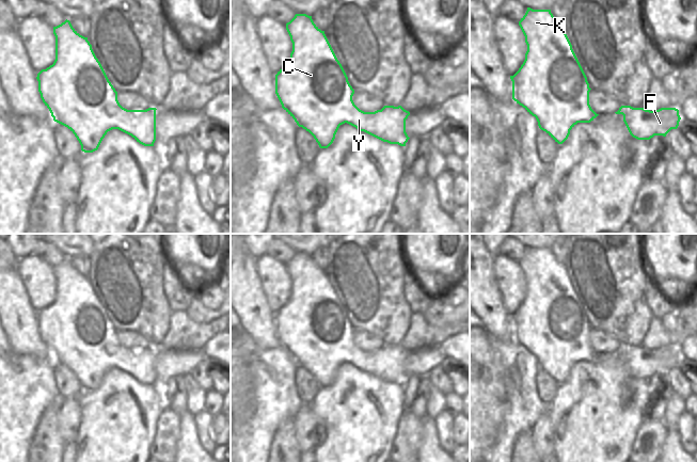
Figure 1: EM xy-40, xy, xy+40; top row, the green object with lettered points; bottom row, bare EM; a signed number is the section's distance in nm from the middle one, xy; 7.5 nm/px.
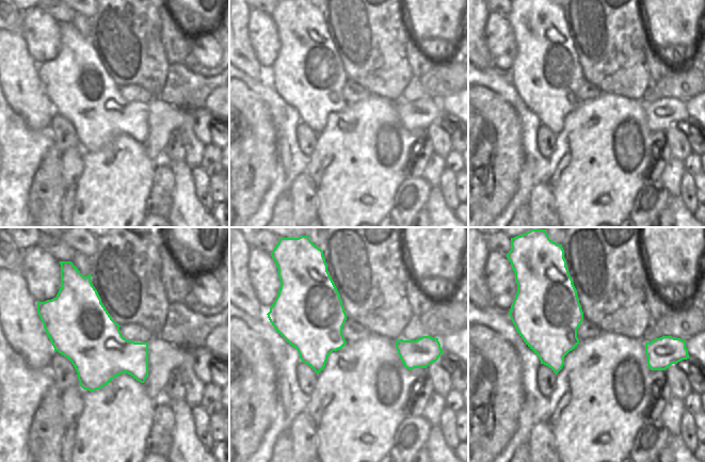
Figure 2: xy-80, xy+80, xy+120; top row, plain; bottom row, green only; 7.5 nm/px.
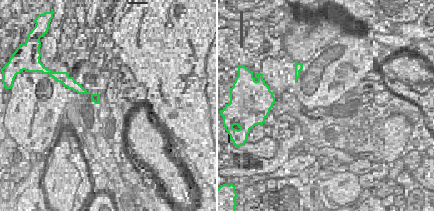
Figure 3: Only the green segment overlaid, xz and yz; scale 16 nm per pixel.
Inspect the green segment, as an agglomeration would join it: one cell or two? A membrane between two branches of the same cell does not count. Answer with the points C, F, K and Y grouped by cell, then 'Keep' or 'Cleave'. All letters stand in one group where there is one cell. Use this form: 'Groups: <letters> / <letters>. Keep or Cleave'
Groups: C F K Y. Keep

